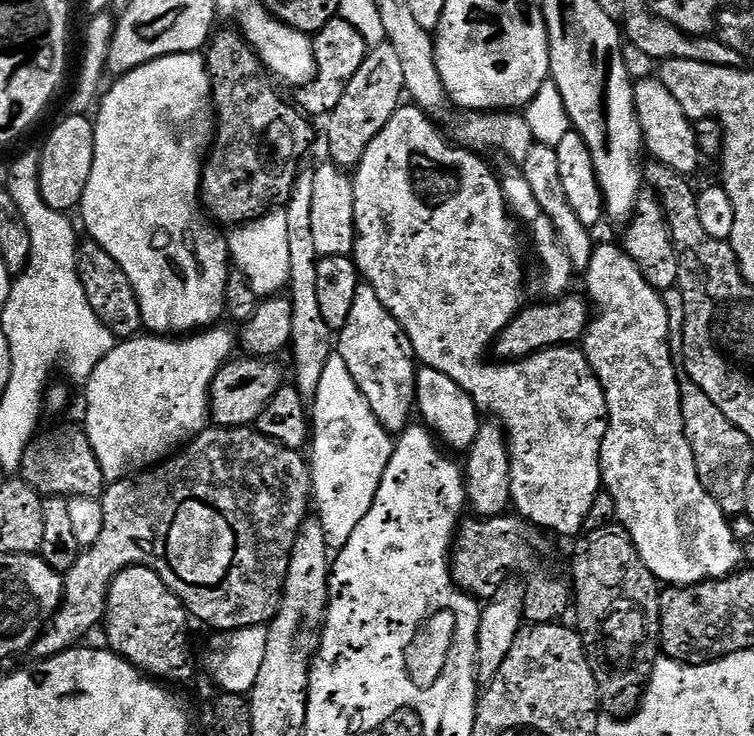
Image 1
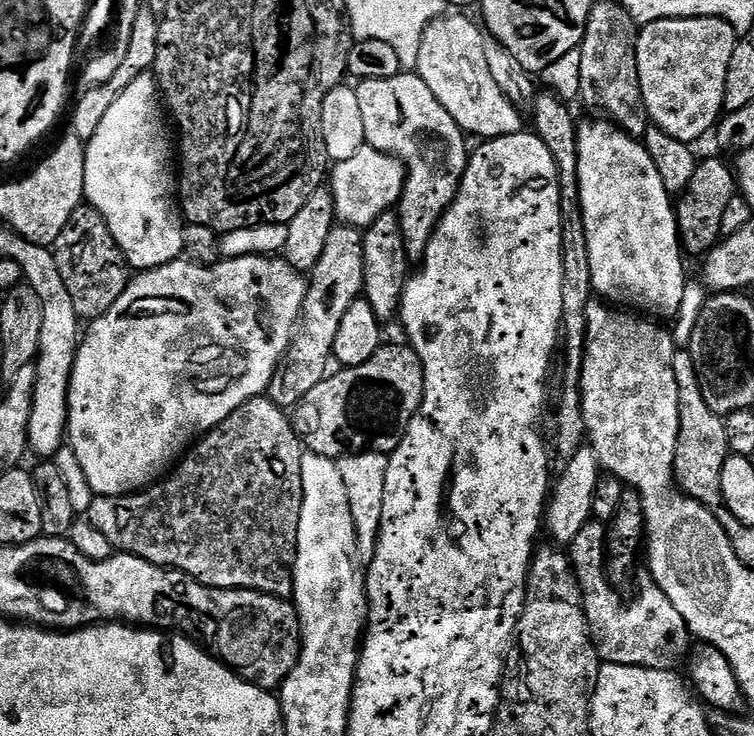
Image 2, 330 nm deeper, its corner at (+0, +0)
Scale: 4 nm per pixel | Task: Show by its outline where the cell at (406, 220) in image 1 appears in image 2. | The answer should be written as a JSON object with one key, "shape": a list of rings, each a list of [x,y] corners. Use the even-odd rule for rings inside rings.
{"shape":[[[404,70],[394,78],[361,80],[355,85],[355,90],[362,113],[362,126],[366,126],[364,138],[367,147],[396,156],[404,164],[404,189],[398,205],[400,229],[409,257],[423,257],[428,241],[432,238],[432,231],[439,224],[445,210],[452,205],[460,189],[470,155],[470,144],[469,148],[467,144],[469,141],[458,122],[454,122],[454,118],[446,114],[446,106],[442,106],[442,102],[434,98],[430,86],[426,86],[426,82],[422,82],[422,78],[415,71]]]}

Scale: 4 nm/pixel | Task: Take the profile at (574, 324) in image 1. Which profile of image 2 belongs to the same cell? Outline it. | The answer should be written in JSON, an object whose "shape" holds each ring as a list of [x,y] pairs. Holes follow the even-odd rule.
{"shape":[[[381,343],[380,349],[374,354],[374,358],[370,358],[370,362],[362,362],[362,366],[354,366],[353,368],[341,367],[338,374],[333,376],[325,376],[322,382],[318,382],[318,386],[314,386],[314,390],[310,390],[310,394],[306,394],[306,398],[302,398],[302,402],[297,404],[294,409],[294,427],[296,435],[300,437],[303,447],[307,449],[311,455],[325,456],[327,460],[339,461],[341,456],[353,456],[359,452],[382,452],[391,454],[393,450],[399,446],[404,437],[404,431],[408,427],[408,423],[416,416],[416,412],[420,409],[420,403],[424,401],[424,367],[418,358],[418,354],[407,343],[388,344]]]}

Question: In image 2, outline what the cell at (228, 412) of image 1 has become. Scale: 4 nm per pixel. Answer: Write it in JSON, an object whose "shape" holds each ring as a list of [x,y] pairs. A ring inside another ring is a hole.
{"shape":[[[337,223],[330,230],[330,238],[326,238],[326,250],[322,250],[322,258],[318,258],[318,266],[314,266],[306,280],[308,292],[304,295],[304,310],[300,313],[300,323],[292,346],[288,350],[279,368],[276,369],[276,376],[270,382],[266,393],[268,399],[285,410],[295,409],[297,404],[318,386],[328,375],[326,362],[330,362],[333,356],[334,334],[338,334],[338,325],[342,323],[342,314],[350,310],[350,306],[356,300],[361,299],[364,291],[364,233],[361,229],[352,228],[349,224]]]}

